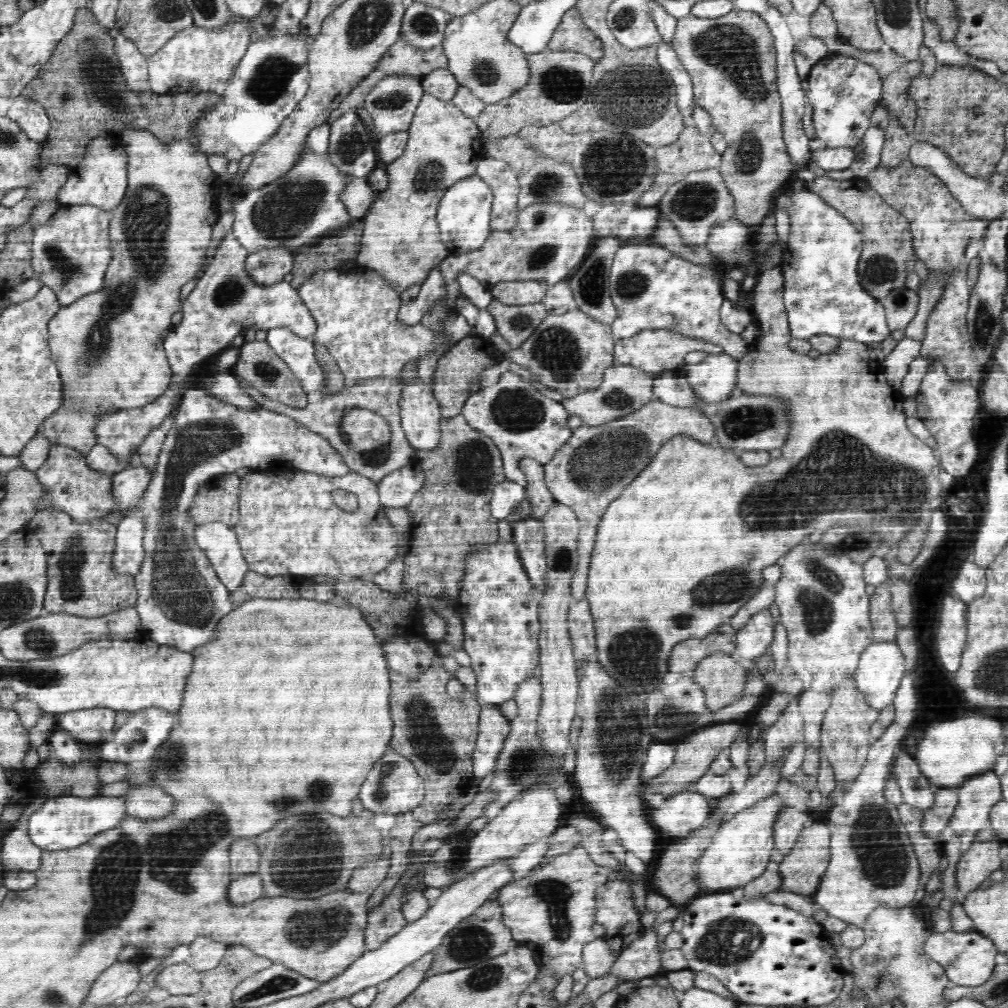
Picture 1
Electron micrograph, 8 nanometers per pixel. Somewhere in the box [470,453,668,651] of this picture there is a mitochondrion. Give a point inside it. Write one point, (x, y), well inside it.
(562, 559)

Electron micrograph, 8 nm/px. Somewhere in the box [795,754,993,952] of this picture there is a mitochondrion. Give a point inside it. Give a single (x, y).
(878, 844)

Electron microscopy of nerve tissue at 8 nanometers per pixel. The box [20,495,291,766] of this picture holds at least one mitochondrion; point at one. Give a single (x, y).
(72, 556)

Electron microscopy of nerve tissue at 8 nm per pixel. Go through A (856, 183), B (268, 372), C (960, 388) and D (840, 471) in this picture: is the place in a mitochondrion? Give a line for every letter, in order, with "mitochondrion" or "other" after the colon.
A: other
B: mitochondrion
C: other
D: mitochondrion

